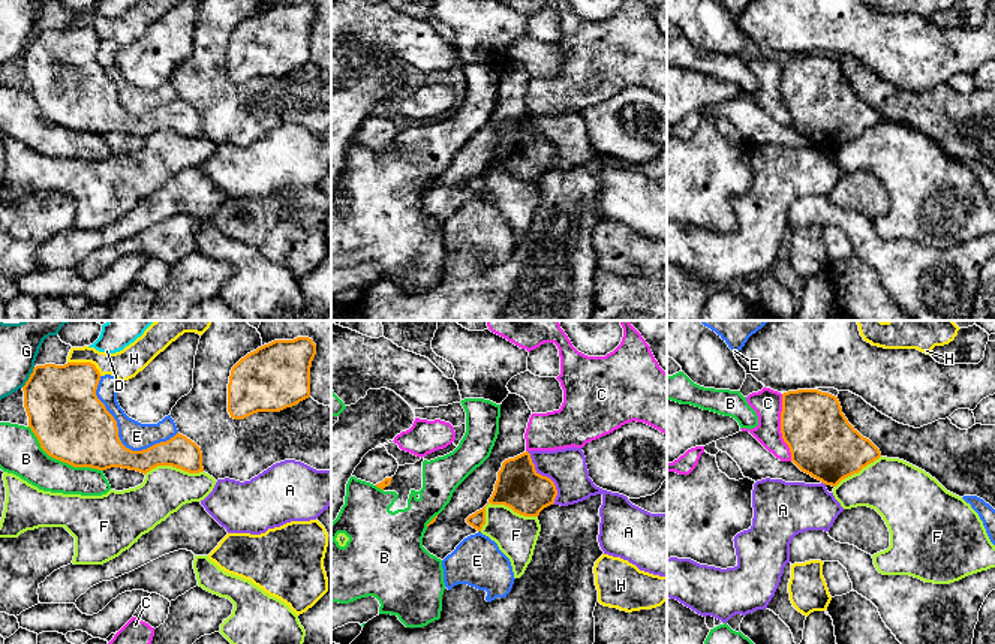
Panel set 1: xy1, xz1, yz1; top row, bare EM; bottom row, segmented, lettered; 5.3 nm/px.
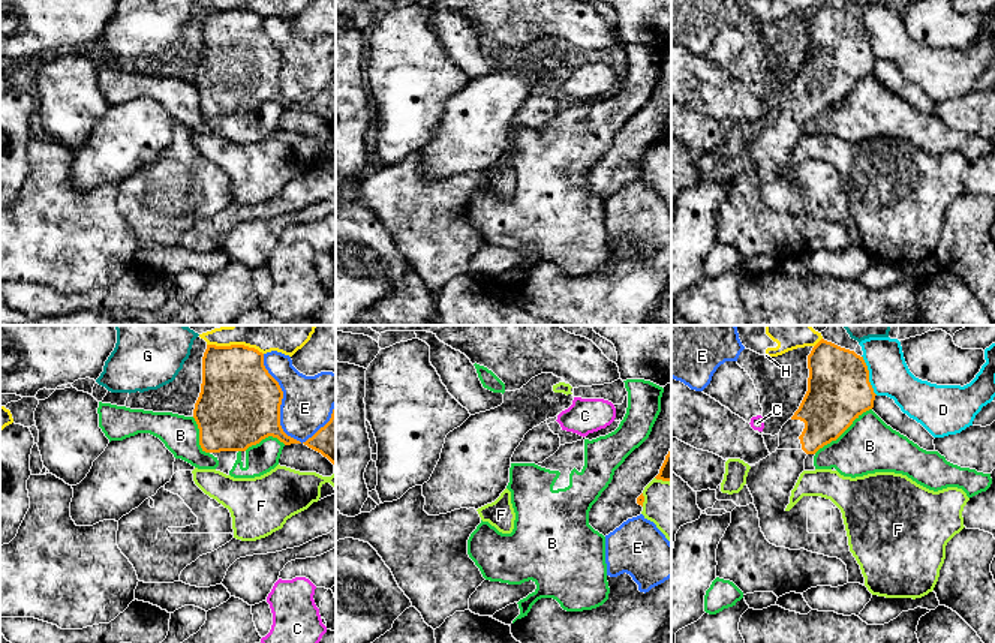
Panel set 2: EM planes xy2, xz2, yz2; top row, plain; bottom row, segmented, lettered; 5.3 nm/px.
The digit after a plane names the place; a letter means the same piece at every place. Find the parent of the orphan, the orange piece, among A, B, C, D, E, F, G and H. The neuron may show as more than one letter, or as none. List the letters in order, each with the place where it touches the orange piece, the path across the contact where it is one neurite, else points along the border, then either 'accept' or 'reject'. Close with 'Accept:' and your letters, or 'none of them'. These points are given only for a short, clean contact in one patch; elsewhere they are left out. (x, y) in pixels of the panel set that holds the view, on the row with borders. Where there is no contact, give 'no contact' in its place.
A: meets orange in xz1 at (546, 477); border along xz1 (526, 450), (534, 468), (553, 482), (556, 490), (553, 503); reject
B: meets orange in xy1 at (62, 460); reject
C: meets orange in yz1 at (781, 427); reject
D: meets orange in yz2 at (868, 375); border along yz2 (862, 355), (868, 370), (868, 381), (877, 394); reject
E: meets orange in xy2 at (280, 403); reject
F: meets orange in xz1 at (499, 503); border along xz1 (537, 517), (489, 503), (480, 530); reject
G: meets orange in xy1 at (29, 378); border along xy1 (35, 367), (21, 387); reject
H: meets orange in xy1 at (86, 363); border along xy1 (68, 361), (90, 361), (101, 375); reject
Accept: none of them

